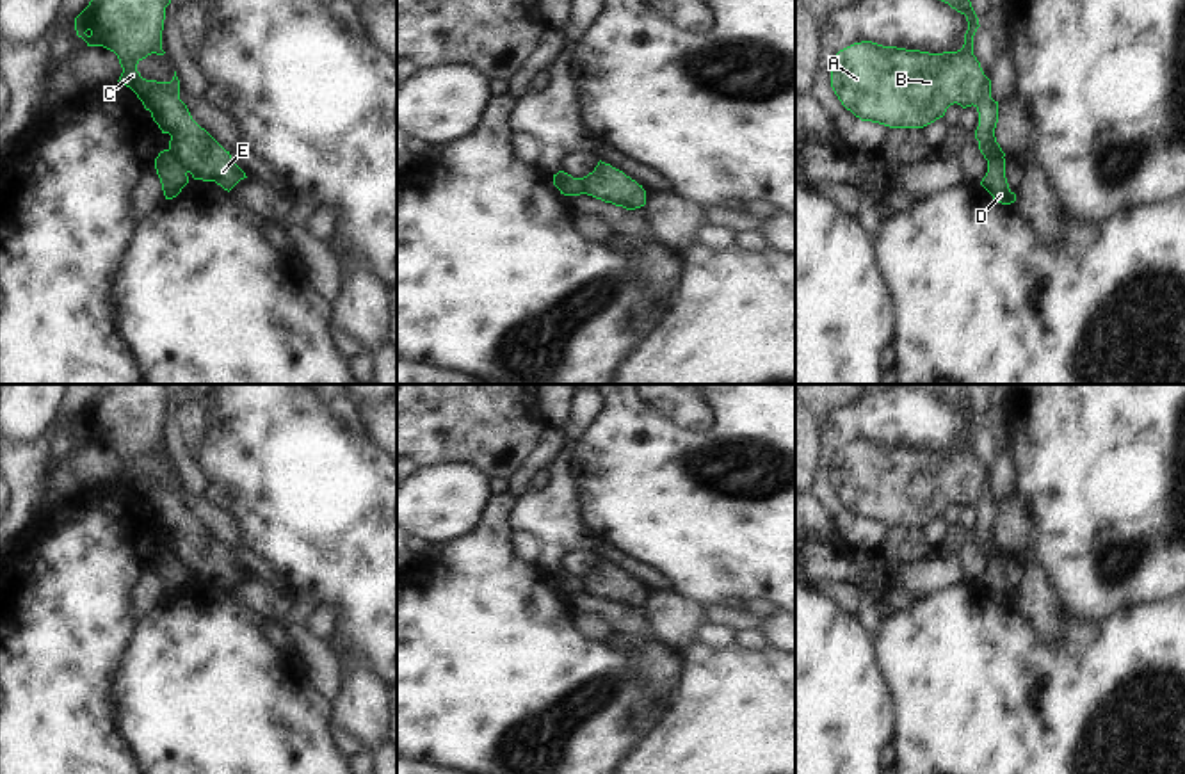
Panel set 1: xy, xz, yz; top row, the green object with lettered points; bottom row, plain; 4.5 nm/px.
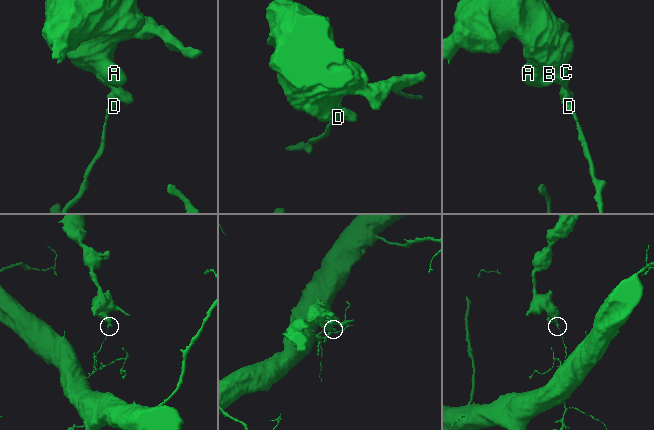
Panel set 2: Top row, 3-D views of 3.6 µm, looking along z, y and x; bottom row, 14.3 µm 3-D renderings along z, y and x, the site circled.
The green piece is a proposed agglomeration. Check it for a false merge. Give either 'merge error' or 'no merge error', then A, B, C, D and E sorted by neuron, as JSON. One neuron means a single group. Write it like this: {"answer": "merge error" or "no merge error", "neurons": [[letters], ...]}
{"answer": "merge error", "neurons": [["A", "B", "C", "E"], ["D"]]}

